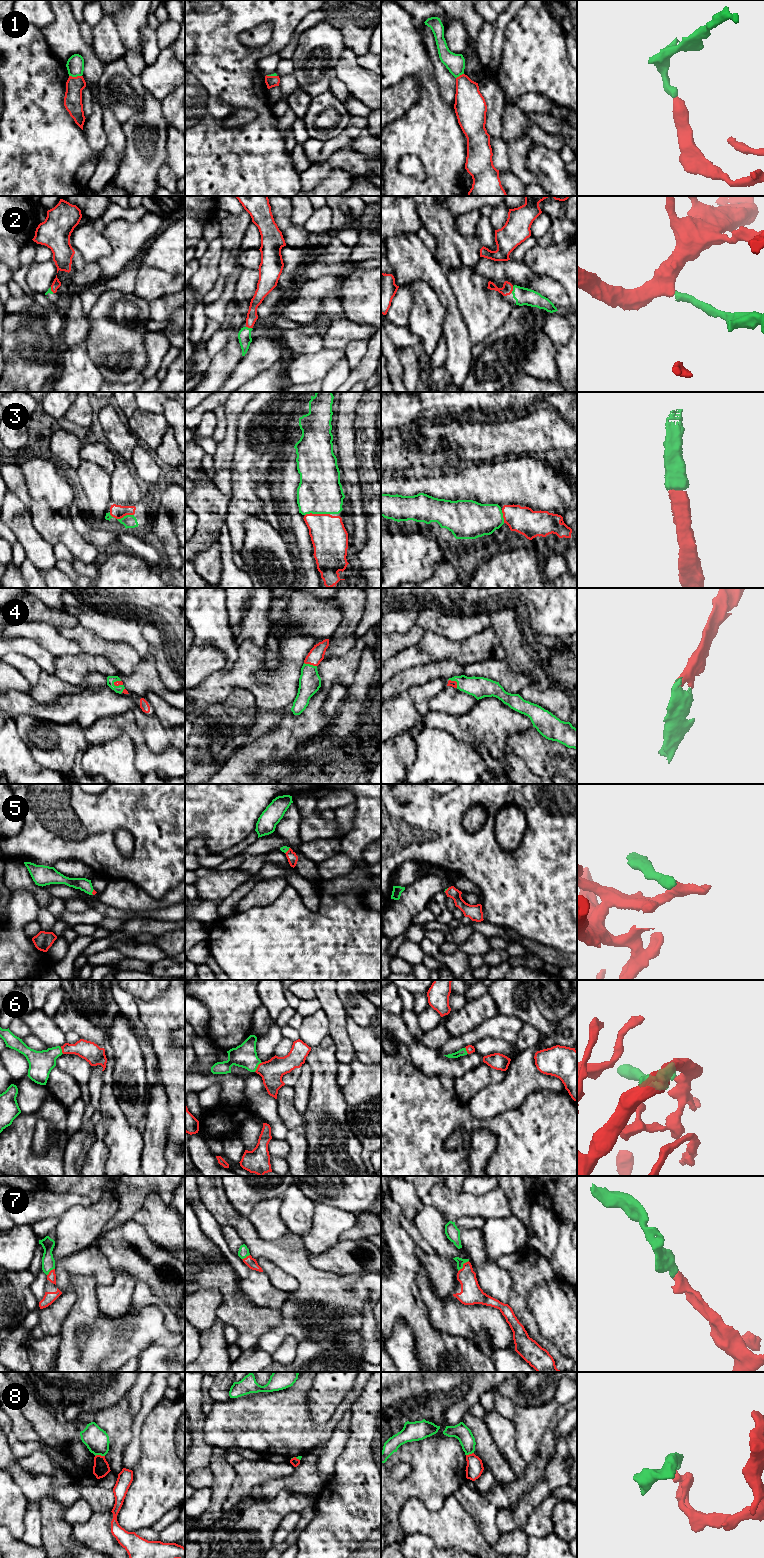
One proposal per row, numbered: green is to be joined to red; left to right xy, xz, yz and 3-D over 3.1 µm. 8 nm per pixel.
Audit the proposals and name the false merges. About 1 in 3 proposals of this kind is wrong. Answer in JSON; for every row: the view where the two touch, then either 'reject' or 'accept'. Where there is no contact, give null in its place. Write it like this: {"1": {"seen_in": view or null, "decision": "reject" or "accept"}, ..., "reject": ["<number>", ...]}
{"1": {"seen_in": "xy", "decision": "reject"}, "2": {"seen_in": "yz", "decision": "accept"}, "3": {"seen_in": "xy", "decision": "accept"}, "4": {"seen_in": "xz", "decision": "accept"}, "5": {"seen_in": "xz", "decision": "accept"}, "6": {"seen_in": "xz", "decision": "accept"}, "7": {"seen_in": "yz", "decision": "accept"}, "8": {"seen_in": "xy", "decision": "reject"}, "reject": ["1", "8"]}

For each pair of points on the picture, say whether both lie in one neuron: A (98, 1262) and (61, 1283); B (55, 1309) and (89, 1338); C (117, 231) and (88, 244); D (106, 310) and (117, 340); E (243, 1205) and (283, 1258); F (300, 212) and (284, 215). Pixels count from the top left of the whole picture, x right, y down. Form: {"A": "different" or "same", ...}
{"A": "same", "B": "different", "C": "different", "D": "same", "E": "different", "F": "different"}

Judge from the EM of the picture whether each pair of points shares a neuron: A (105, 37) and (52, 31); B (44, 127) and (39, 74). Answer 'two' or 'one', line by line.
A: two
B: one

